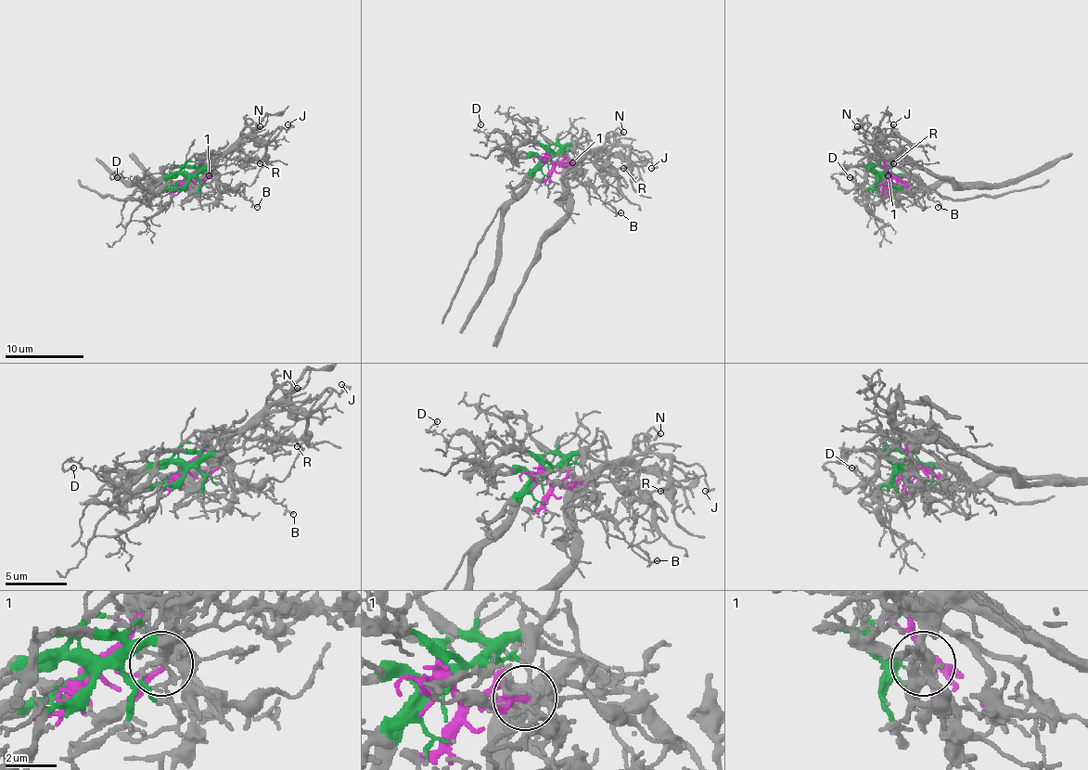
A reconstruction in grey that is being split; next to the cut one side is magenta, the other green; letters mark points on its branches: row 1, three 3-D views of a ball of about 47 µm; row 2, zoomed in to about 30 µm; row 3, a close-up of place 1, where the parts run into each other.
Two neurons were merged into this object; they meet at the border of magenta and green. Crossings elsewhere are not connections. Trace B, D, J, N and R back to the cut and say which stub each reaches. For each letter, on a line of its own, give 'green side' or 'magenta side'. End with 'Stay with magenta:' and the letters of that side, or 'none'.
B: magenta side
D: green side
J: magenta side
N: magenta side
R: magenta side
Stay with magenta: B, J, N, R

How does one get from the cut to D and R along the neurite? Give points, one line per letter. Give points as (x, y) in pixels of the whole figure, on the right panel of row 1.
D: (884, 185), (882, 174), (870, 185), (866, 176), (857, 173), (852, 178), (849, 176)
R: (884, 183), (889, 173), (884, 157), (868, 141), (894, 163)

